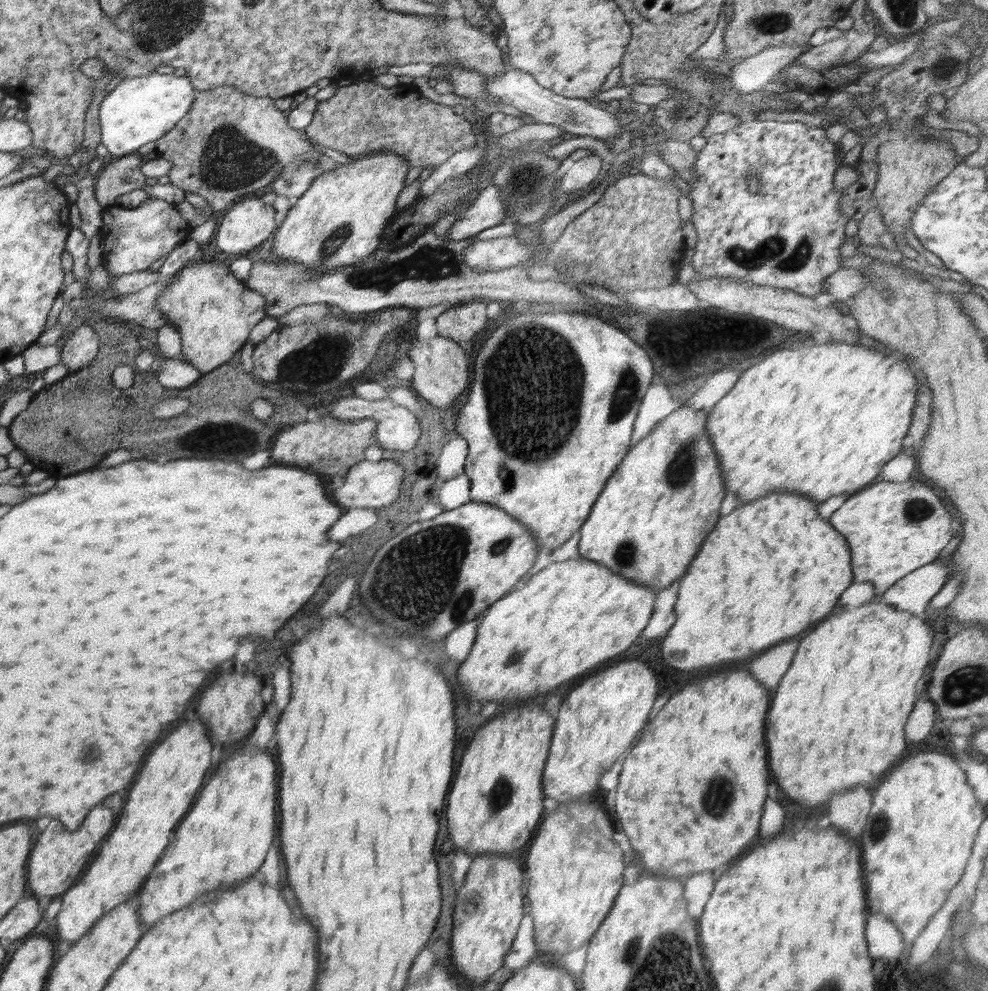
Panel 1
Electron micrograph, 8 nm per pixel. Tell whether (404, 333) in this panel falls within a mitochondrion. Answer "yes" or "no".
no

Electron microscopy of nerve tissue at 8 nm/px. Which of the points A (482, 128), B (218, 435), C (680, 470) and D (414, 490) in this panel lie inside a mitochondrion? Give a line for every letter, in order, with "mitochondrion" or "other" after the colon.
A: other
B: mitochondrion
C: mitochondrion
D: other

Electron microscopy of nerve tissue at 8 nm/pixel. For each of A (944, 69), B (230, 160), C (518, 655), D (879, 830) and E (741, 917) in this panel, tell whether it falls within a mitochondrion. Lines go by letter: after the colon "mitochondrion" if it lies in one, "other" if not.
A: mitochondrion
B: mitochondrion
C: mitochondrion
D: mitochondrion
E: other

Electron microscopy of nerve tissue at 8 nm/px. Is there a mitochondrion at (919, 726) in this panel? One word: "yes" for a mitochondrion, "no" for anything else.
no

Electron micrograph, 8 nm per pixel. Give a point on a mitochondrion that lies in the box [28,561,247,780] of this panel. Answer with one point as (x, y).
(91, 756)

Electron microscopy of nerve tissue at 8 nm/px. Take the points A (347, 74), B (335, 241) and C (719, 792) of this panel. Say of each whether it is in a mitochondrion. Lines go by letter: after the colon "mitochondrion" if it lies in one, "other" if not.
A: other
B: mitochondrion
C: mitochondrion

